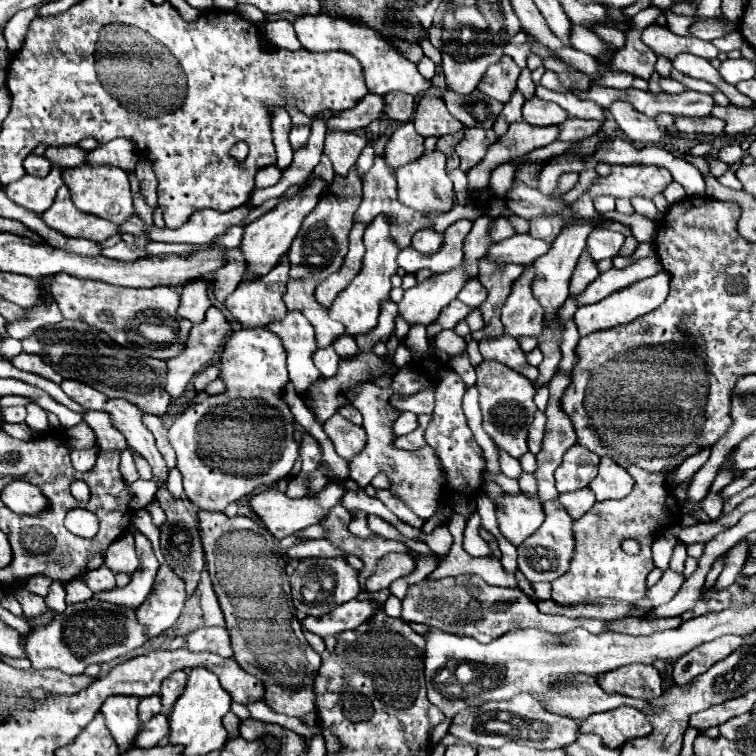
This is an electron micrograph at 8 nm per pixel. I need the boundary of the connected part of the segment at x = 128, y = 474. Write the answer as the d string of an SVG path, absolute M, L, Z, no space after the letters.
M122 451L122 461L120 461L120 473L124 477L124 481L130 485L138 479L138 473L136 473L136 467L134 467L134 459L128 451Z

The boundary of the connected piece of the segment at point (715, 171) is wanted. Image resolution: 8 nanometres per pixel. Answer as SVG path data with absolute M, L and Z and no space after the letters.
M706 155L706 161L708 161L710 173L712 173L714 177L720 177L722 173L726 173L726 171L730 169L730 165L728 165L728 163L724 163L724 161L720 161L720 159L718 159L718 155Z

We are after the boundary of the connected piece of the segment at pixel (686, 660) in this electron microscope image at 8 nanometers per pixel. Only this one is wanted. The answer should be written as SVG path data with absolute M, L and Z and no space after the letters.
M724 635L706 645L698 645L698 649L692 649L690 653L686 653L686 657L680 657L674 663L674 671L672 671L674 683L676 685L690 683L694 677L710 669L710 665L714 665L722 657L728 657L740 645L742 645L742 637L738 635Z

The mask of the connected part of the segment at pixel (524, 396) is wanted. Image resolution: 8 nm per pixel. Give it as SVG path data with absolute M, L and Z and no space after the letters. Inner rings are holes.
M482 361L476 367L476 387L480 393L480 409L482 409L482 427L484 431L494 439L494 443L504 449L506 453L510 453L512 457L520 459L528 447L526 447L526 439L528 439L528 427L534 419L534 385L518 375L516 371L500 365L498 361ZM496 419L496 425L494 425Z

